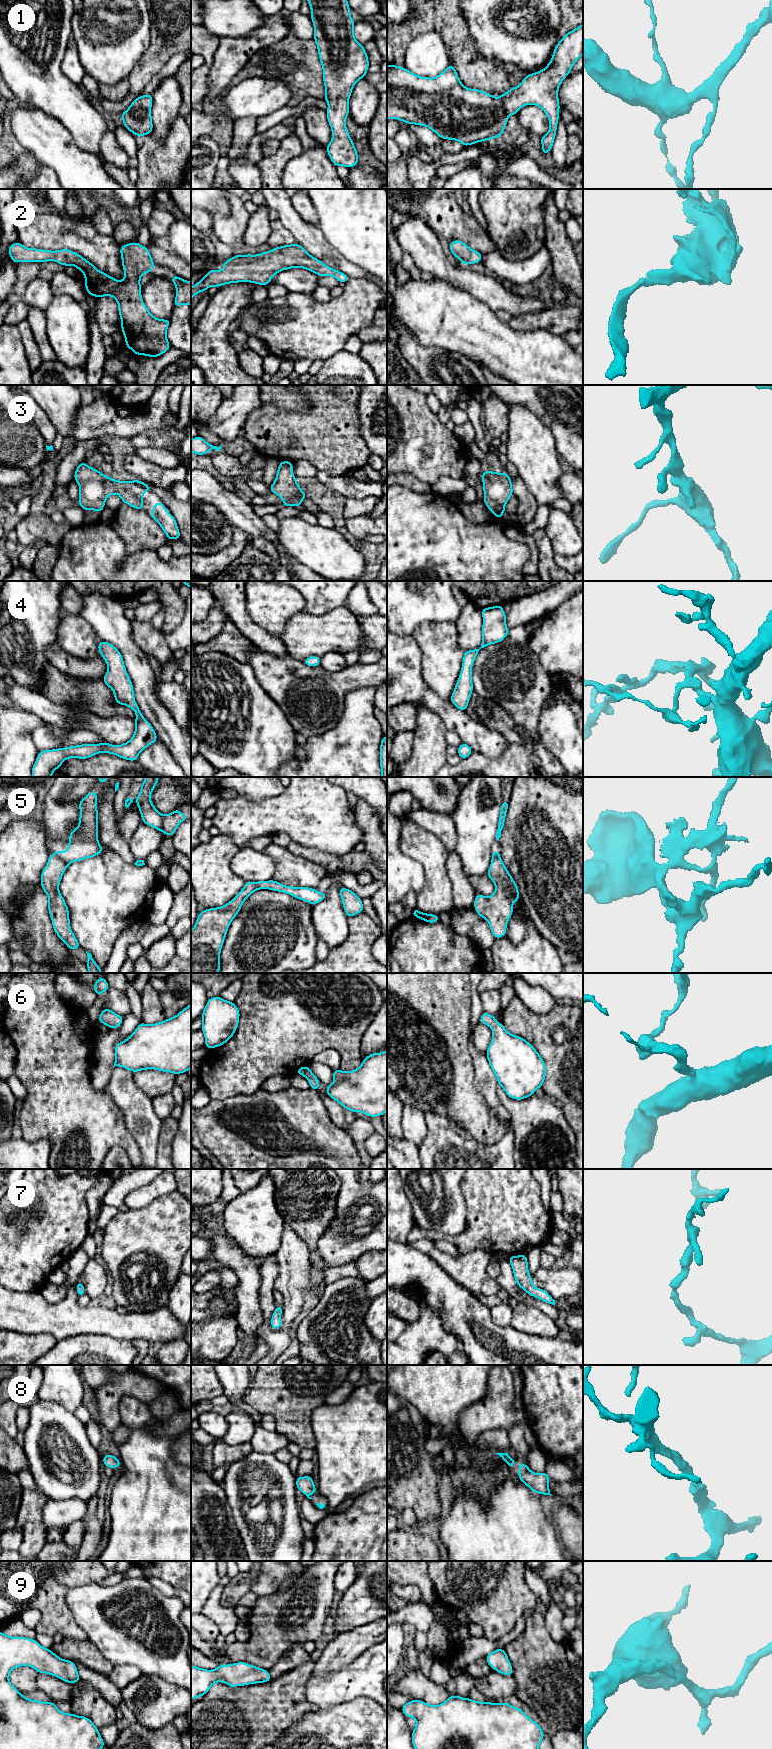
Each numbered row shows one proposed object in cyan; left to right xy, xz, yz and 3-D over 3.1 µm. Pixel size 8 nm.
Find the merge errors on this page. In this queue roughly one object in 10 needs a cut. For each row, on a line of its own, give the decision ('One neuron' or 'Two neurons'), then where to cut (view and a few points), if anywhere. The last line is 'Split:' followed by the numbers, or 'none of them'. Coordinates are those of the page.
1: One neuron. No split
2: One neuron. No split
3: One neuron. No split
4: One neuron. No split
5: Two neurons. Split along xy (54, 853), (67, 864)
6: One neuron. No split
7: One neuron. No split
8: One neuron. No split
9: One neuron. No split
Split: 5

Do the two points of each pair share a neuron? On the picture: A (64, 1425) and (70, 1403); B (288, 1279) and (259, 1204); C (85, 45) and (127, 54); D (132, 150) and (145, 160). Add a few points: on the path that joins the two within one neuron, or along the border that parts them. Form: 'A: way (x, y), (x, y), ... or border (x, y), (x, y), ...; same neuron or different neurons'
A: border (47, 1400), (60, 1403), (72, 1412); different neurons
B: border (283, 1227), (281, 1244), (274, 1253); different neurons
C: way (95, 54), (117, 54); same neuron
D: border (139, 137), (139, 147), (136, 156); different neurons

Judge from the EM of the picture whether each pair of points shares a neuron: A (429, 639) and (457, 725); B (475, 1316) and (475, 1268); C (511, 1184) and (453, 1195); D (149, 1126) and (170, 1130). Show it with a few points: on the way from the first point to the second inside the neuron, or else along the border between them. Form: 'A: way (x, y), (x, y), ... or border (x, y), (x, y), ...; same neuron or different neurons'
A: border (429, 687), (443, 698), (449, 700); different neurons
B: border (451, 1278), (471, 1291); different neurons
C: border (461, 1179), (460, 1191), (465, 1202), (467, 1216); different neurons
D: border (162, 1120), (156, 1151); different neurons

